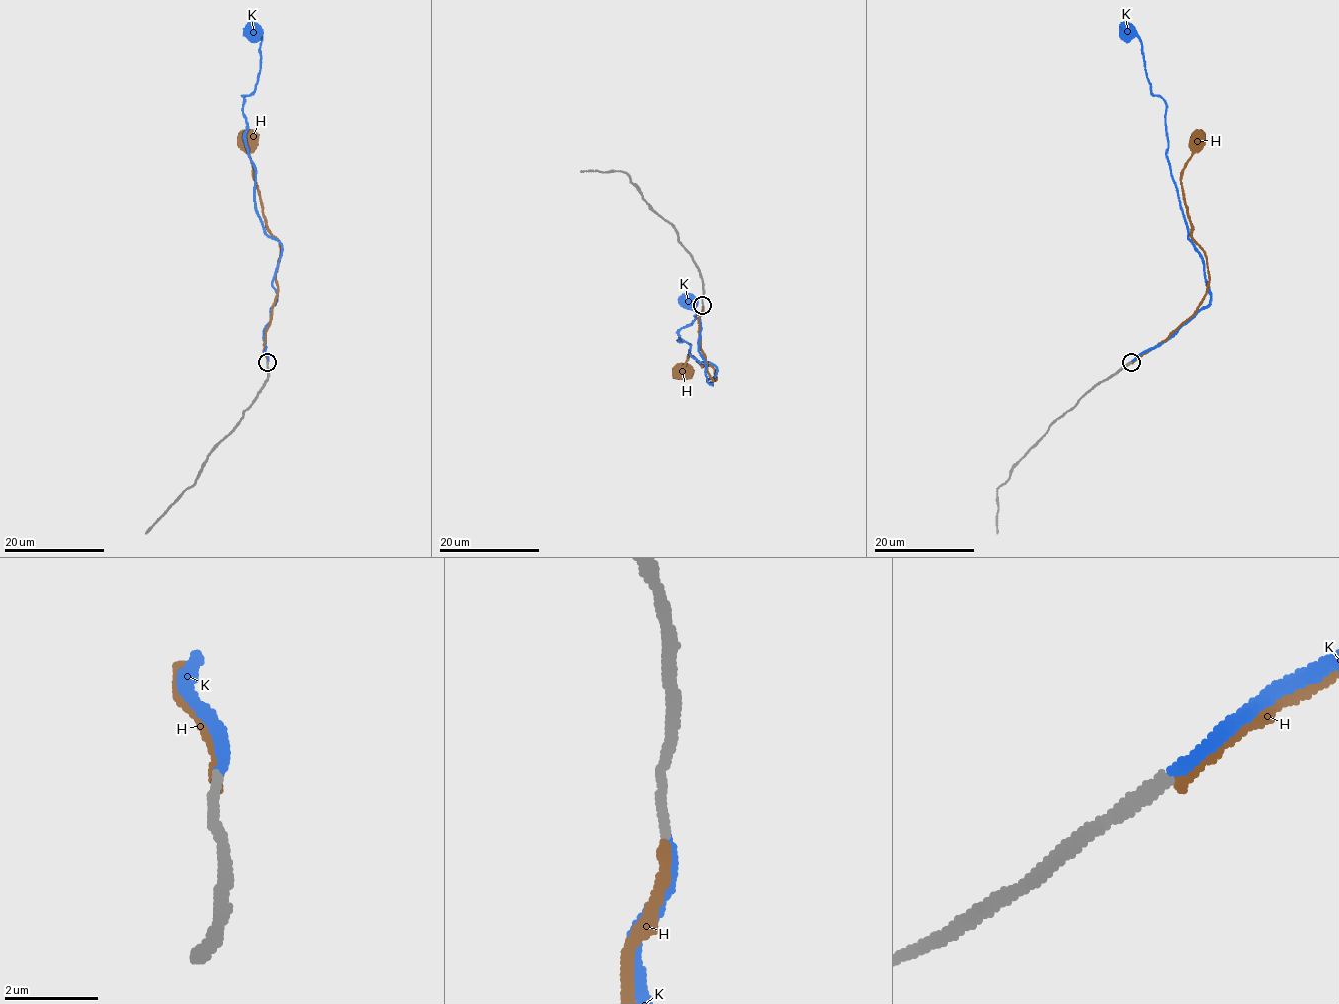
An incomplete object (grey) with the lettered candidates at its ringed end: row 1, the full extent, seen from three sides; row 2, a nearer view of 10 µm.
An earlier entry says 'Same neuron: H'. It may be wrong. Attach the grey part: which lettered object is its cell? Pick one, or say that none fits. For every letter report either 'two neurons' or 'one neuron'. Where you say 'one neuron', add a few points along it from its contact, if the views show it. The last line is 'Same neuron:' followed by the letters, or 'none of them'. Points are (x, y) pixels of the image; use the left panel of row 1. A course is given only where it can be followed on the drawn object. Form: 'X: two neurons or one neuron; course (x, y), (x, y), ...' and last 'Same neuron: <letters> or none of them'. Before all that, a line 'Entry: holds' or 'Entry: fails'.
Entry: fails
H: two neurons
K: one neuron; course (268, 361), (264, 330), (281, 245), (256, 209), (245, 137), (244, 95), (260, 70), (254, 34)
Same neuron: K

